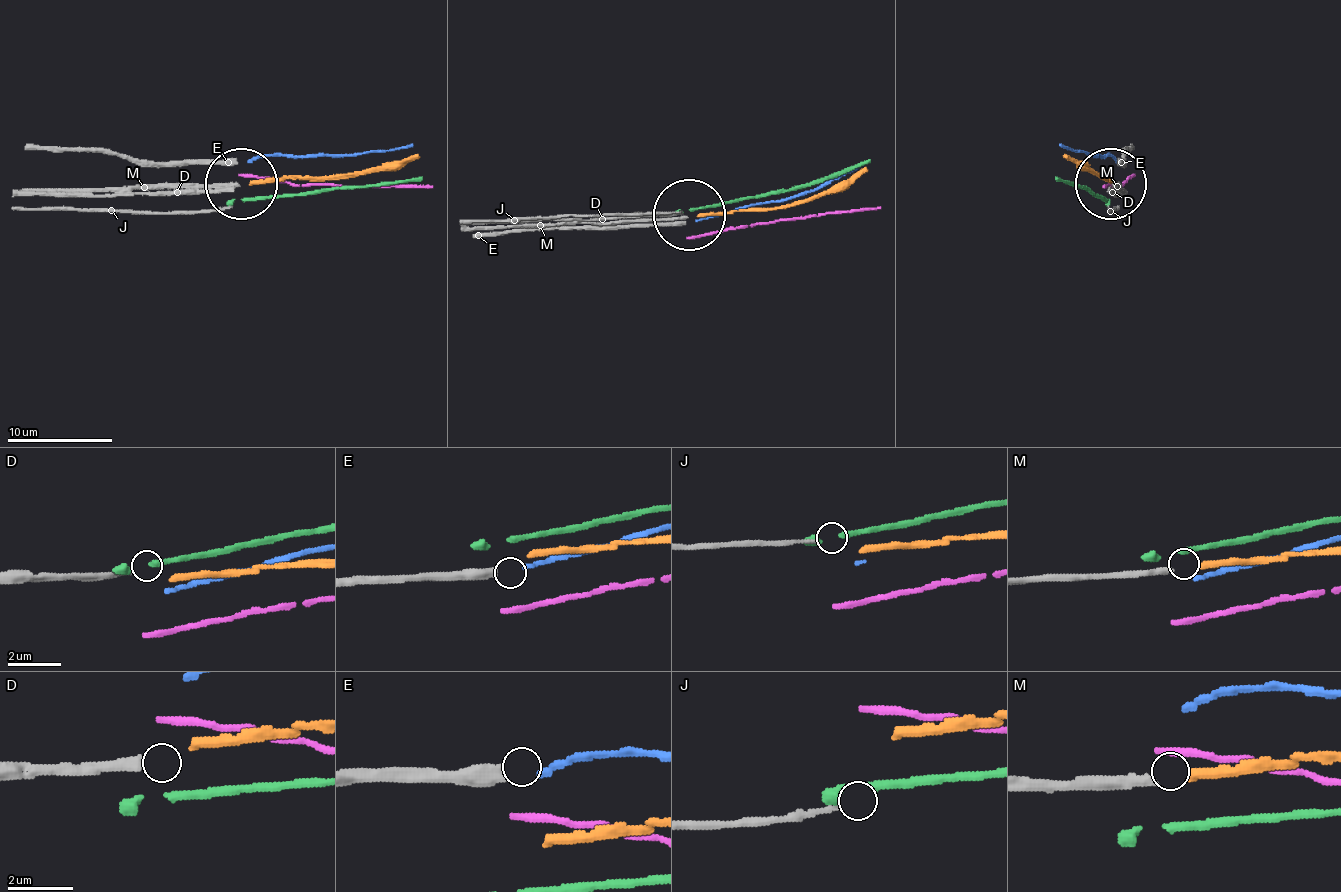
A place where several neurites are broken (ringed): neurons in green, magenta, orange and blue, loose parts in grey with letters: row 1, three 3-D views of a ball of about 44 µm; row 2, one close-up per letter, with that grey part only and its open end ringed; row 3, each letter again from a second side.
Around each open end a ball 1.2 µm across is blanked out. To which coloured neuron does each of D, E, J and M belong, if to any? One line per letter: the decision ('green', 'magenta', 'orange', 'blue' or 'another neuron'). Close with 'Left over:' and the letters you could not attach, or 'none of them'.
D: another neuron
E: another neuron
J: another neuron
M: orange
Left over: D, E, J

